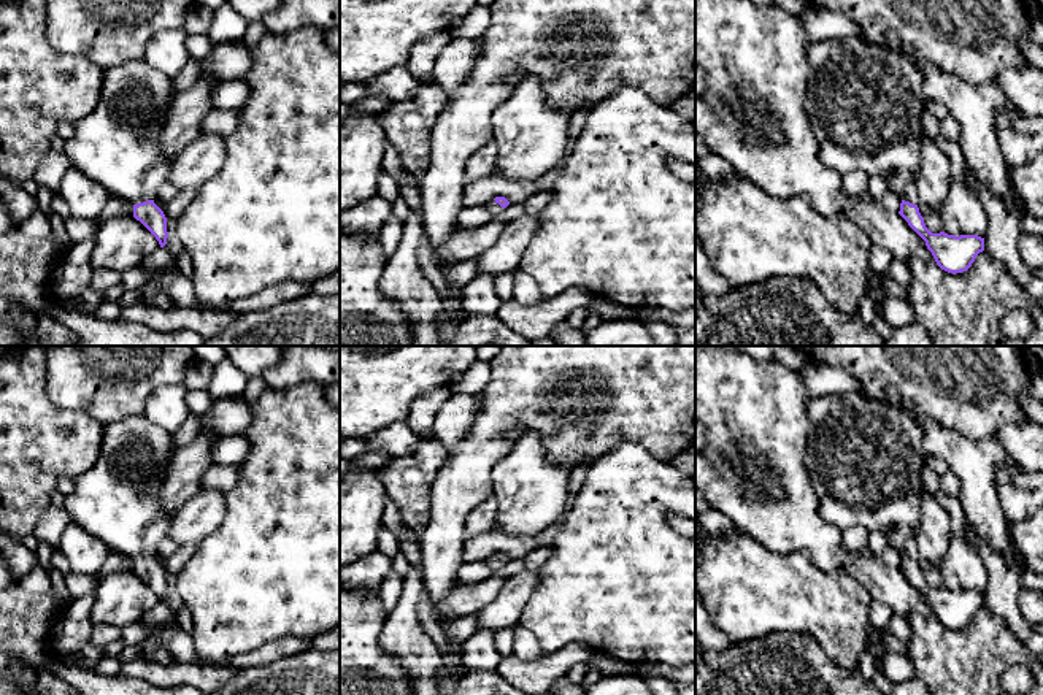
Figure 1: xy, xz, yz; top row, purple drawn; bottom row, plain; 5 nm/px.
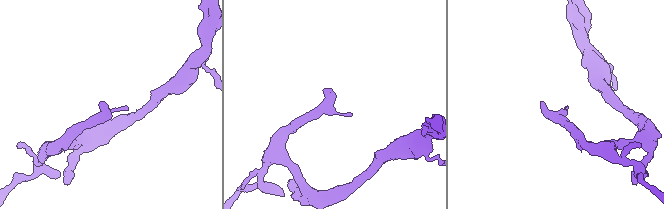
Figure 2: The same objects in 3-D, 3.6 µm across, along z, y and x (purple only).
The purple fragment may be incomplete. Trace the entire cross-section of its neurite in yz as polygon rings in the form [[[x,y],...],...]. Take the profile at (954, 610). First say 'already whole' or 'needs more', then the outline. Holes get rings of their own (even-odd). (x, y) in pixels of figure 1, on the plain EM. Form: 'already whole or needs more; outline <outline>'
needs more; outline [[[860,394],[811,397],[806,413],[810,432],[803,460],[822,517],[840,530],[860,525],[884,533],[889,546],[902,554],[899,570],[926,597],[937,620],[953,630],[967,627],[984,606],[984,593],[932,589],[918,563],[921,471],[929,457],[919,424],[906,411]]]

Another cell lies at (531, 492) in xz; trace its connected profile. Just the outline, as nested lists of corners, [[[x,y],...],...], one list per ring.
[[[524,432],[492,470],[497,514],[492,530],[533,535],[562,520],[570,506],[570,473],[546,459],[537,432]]]

